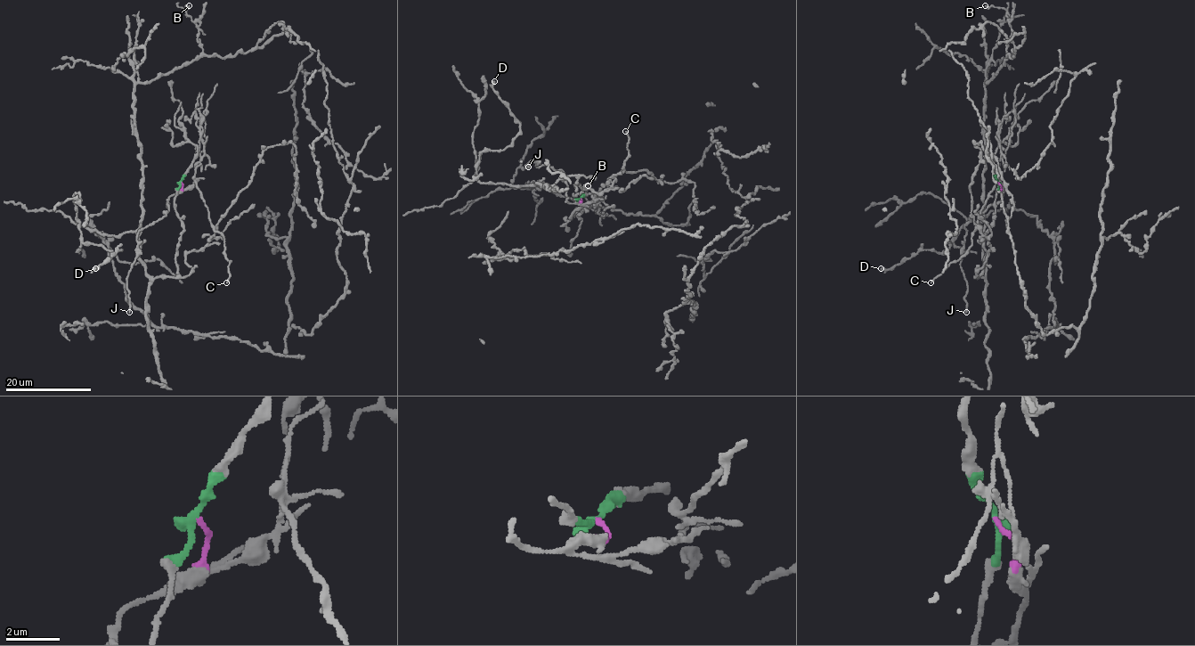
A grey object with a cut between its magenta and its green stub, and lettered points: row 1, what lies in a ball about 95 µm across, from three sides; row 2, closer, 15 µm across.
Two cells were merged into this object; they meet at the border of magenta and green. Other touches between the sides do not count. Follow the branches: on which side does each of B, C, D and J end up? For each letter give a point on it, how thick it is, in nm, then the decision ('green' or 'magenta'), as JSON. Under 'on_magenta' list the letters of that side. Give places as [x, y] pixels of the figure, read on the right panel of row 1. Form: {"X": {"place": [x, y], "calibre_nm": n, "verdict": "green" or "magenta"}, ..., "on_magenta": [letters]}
{"B": {"place": [985, 5], "calibre_nm": 220, "verdict": "green"}, "C": {"place": [930, 282], "calibre_nm": 140, "verdict": "magenta"}, "D": {"place": [881, 268], "calibre_nm": 360, "verdict": "green"}, "J": {"place": [966, 312], "calibre_nm": 190, "verdict": "magenta"}, "on_magenta": ["C", "J"]}

